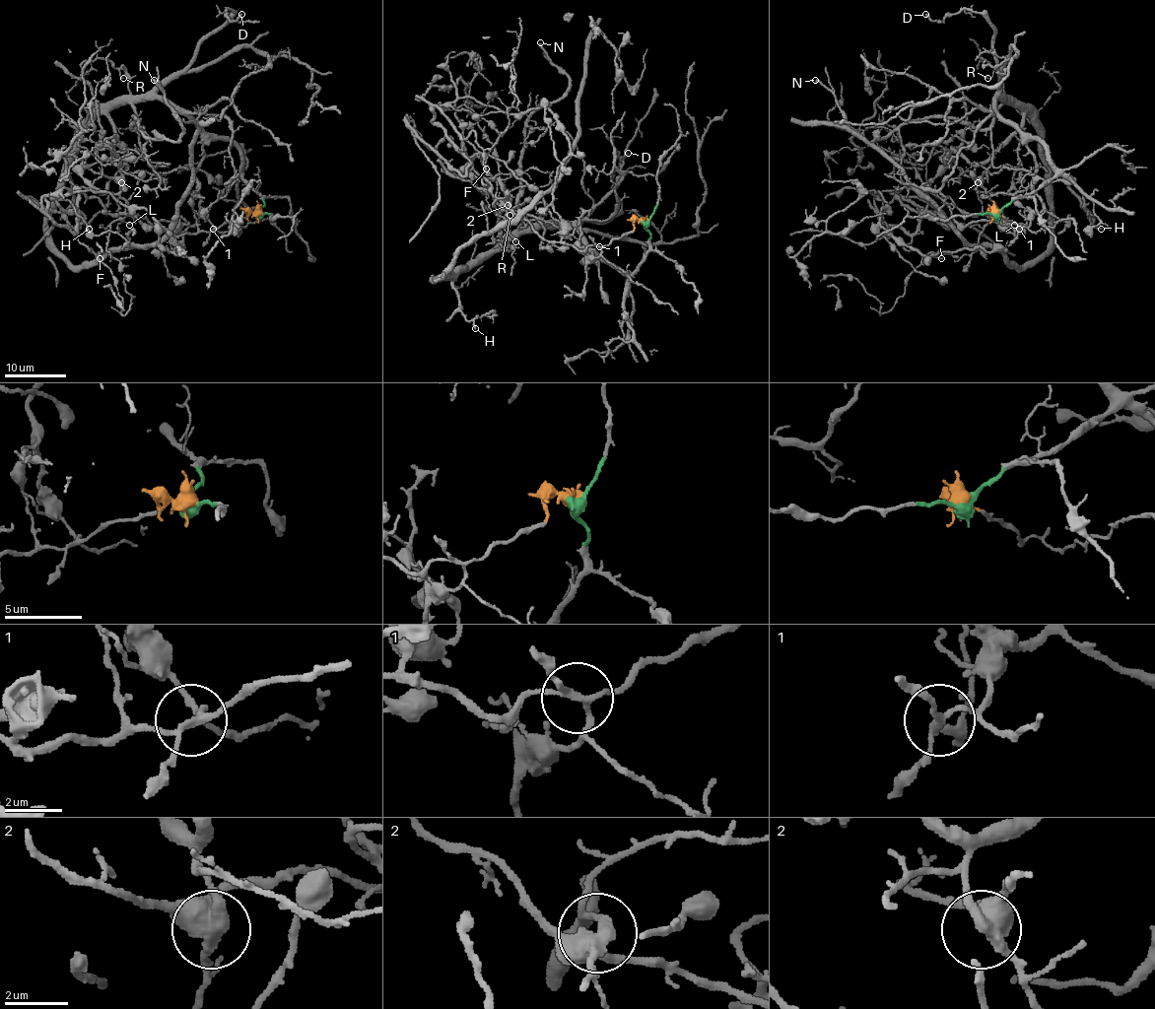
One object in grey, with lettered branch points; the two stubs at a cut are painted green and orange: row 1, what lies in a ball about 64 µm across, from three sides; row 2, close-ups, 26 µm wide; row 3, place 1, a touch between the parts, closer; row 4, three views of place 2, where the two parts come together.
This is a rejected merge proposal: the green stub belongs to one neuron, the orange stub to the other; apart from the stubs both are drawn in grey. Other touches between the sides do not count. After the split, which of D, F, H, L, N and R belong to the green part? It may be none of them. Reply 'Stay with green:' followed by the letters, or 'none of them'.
Stay with green: D, H, L, N, R

